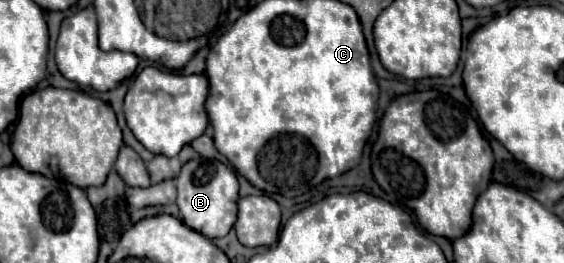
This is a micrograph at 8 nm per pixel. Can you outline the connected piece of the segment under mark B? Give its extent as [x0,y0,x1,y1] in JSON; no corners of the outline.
[175,157,239,239]

